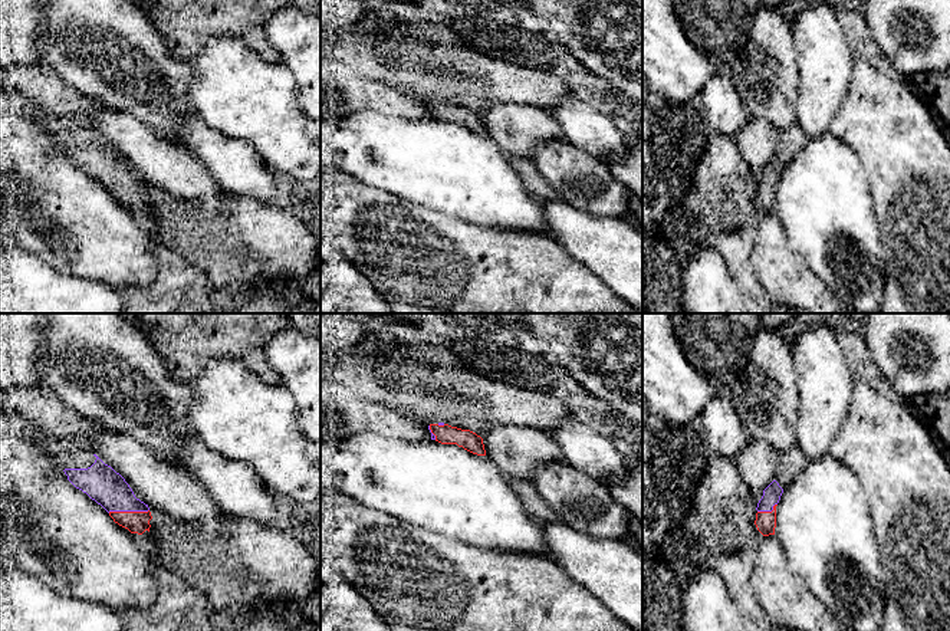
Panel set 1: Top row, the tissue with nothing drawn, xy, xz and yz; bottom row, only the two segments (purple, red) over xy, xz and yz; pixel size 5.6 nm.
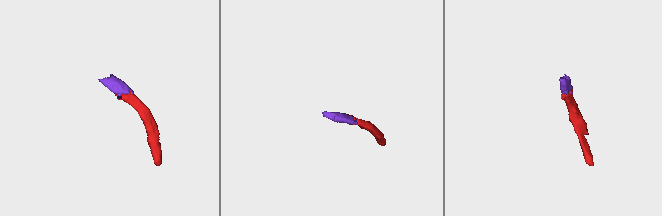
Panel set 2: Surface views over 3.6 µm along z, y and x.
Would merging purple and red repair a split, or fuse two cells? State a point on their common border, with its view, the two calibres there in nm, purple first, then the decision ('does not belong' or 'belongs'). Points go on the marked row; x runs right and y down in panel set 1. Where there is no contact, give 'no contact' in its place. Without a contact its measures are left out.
meets purple in xy at (128, 510); 200 nm thick on the purple side, 130 nm on the other; belongs

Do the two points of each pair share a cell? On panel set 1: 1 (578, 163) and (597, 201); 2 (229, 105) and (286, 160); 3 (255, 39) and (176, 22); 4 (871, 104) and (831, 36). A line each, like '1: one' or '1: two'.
1: one
2: one
3: one
4: two

